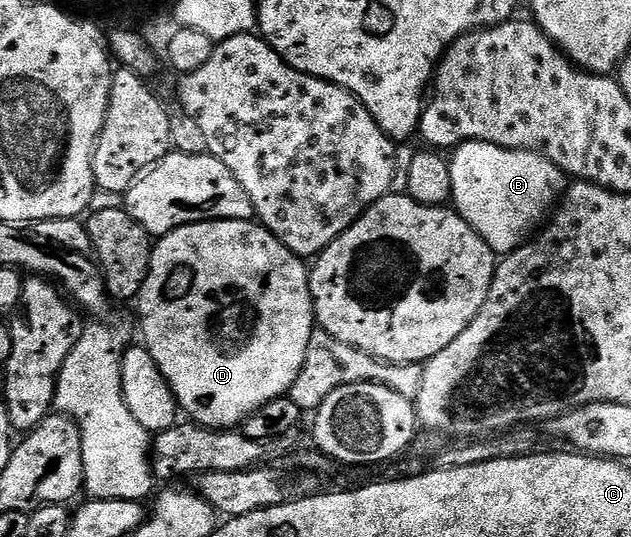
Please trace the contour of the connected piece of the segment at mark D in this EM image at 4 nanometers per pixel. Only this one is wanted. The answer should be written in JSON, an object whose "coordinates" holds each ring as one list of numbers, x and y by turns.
{"coordinates":[[258,221,250,222,198,222,192,226,177,228,172,234,164,234,154,243,151,251,151,263,145,284,137,299,139,318,143,321,142,341,147,351,153,356,157,368,161,368,161,376,175,393,180,411,190,421,198,422,200,426,209,426,213,430,229,430,242,427,251,414,255,414,265,404,284,397,303,371,307,356,313,347,311,337,317,334,317,319,315,302,311,298,311,280,309,266,304,259,289,249,289,247,272,234,266,226]]}

